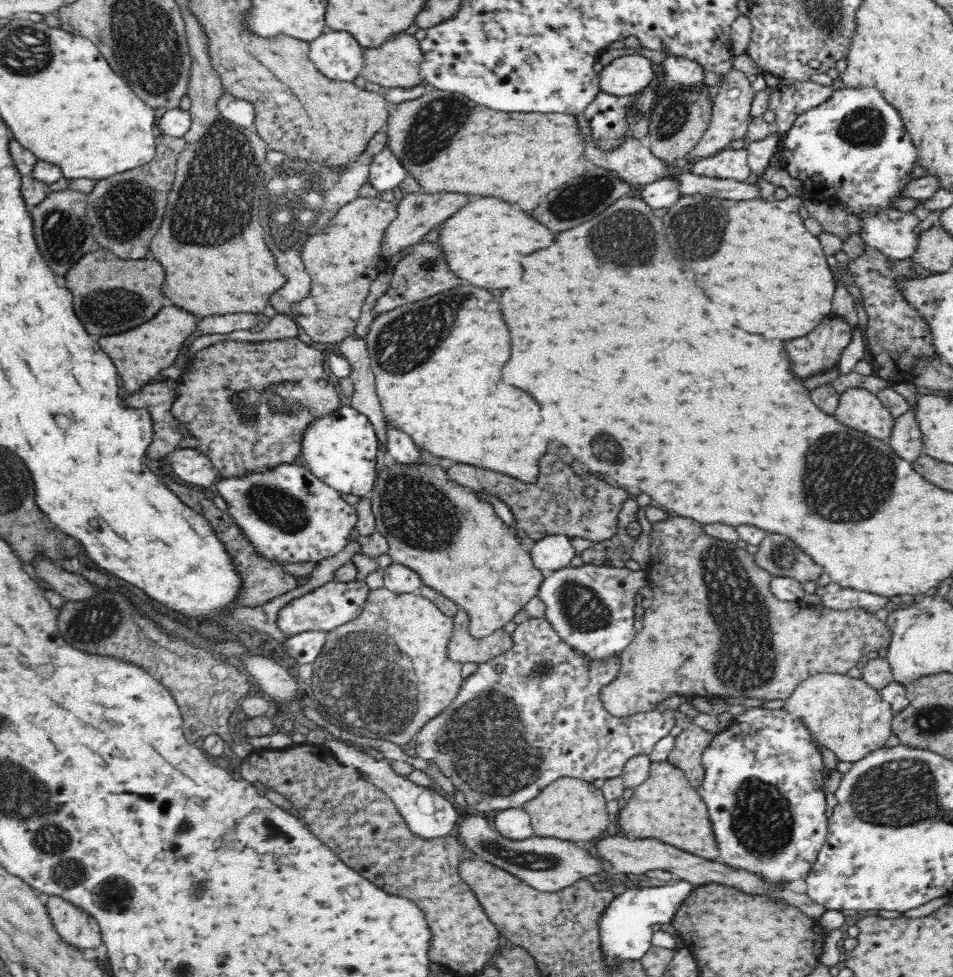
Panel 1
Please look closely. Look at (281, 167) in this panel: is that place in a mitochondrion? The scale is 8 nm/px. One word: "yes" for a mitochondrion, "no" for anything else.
yes

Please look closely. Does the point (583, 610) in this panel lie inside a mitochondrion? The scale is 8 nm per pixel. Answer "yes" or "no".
yes

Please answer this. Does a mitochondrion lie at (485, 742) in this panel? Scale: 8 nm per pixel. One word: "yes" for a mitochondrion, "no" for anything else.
yes

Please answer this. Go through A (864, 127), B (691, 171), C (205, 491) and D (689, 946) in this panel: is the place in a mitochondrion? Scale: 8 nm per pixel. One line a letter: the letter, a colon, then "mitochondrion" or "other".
A: mitochondrion
B: other
C: other
D: other

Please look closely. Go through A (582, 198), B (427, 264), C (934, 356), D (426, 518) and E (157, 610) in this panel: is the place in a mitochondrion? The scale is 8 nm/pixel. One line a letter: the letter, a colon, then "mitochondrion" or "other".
A: mitochondrion
B: mitochondrion
C: other
D: mitochondrion
E: other

